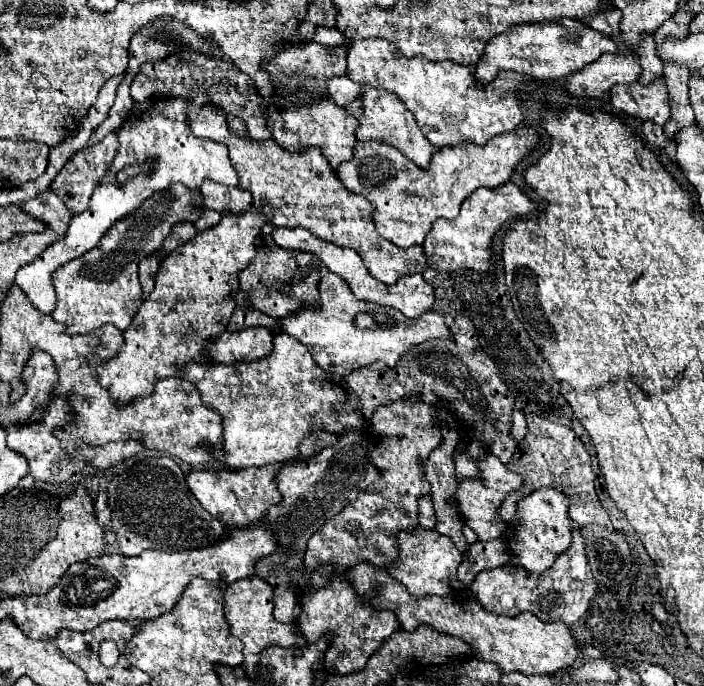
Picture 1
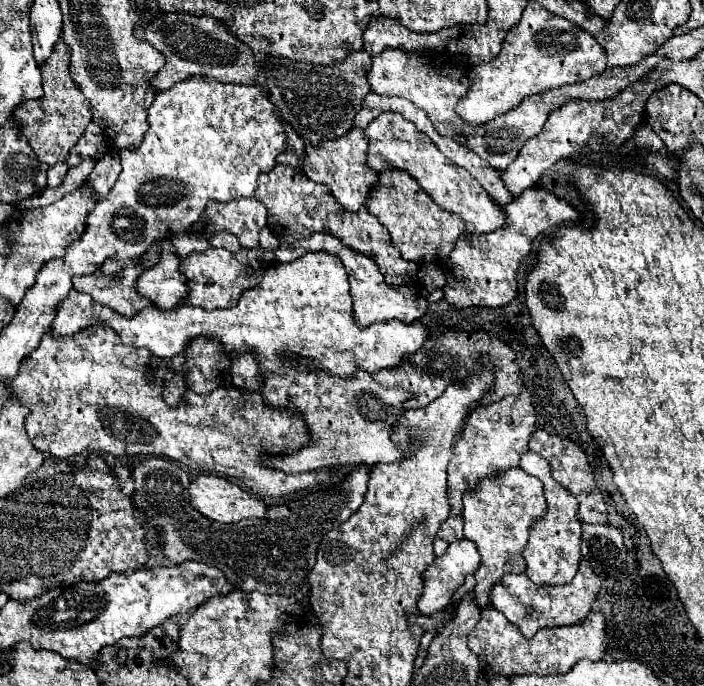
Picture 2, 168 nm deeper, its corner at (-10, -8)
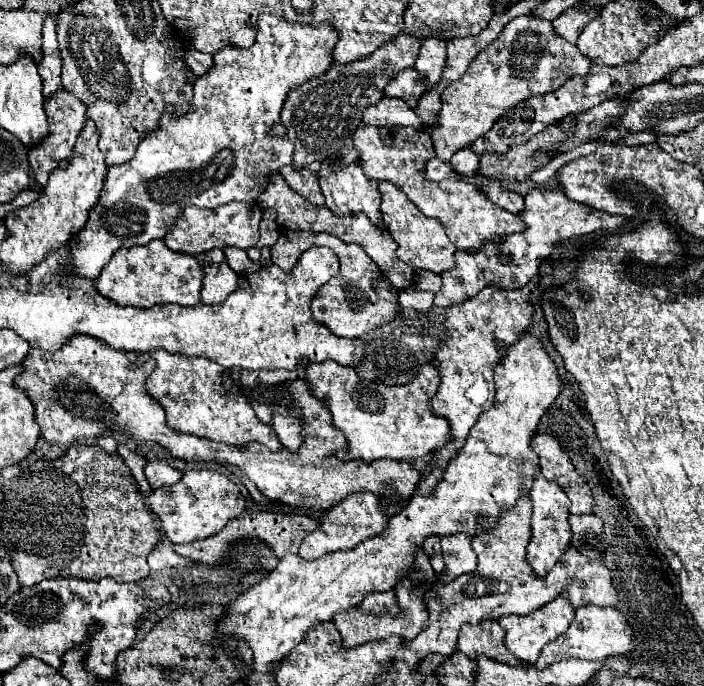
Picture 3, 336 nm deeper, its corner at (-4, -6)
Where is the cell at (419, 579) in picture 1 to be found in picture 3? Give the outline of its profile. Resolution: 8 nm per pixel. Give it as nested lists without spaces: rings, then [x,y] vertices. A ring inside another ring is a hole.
[[[458,533],[458,535],[442,537],[440,543],[442,543],[442,557],[446,561],[446,571],[442,581],[452,581],[464,573],[474,573],[476,553],[470,545],[470,537],[464,537],[464,533]]]

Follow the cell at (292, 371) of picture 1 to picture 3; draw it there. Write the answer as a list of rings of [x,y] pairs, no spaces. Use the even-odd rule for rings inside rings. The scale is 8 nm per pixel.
[[[334,361],[320,365],[310,363],[306,369],[304,379],[310,383],[310,393],[326,401],[334,417],[334,425],[344,431],[348,439],[348,451],[336,453],[344,461],[362,459],[364,463],[372,463],[382,457],[412,461],[430,455],[436,447],[444,447],[444,443],[452,439],[448,421],[430,409],[430,399],[440,387],[440,371],[434,363],[424,363],[418,375],[402,387],[360,381],[352,367],[338,365]]]

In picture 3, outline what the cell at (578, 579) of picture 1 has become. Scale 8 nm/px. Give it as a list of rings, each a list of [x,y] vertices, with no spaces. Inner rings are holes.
[[[562,595],[562,597],[550,601],[548,605],[544,605],[542,609],[538,609],[538,611],[526,615],[526,617],[506,615],[506,617],[500,617],[498,623],[500,623],[500,627],[506,631],[506,637],[504,637],[506,649],[508,649],[514,657],[518,657],[520,661],[532,665],[532,663],[536,663],[536,659],[538,659],[542,647],[544,647],[546,643],[550,643],[552,639],[556,639],[560,633],[564,633],[564,631],[568,629],[568,625],[570,625],[572,619],[574,619],[574,609],[570,607],[568,597]]]

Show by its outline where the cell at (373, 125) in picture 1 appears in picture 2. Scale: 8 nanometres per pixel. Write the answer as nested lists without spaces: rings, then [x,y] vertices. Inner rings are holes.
[[[386,111],[374,119],[364,129],[364,135],[368,137],[368,167],[374,171],[384,169],[402,169],[410,173],[422,189],[446,211],[460,215],[466,221],[466,233],[490,233],[504,225],[504,213],[494,199],[482,189],[482,185],[476,183],[470,173],[458,165],[454,165],[446,155],[438,151],[438,147],[430,141],[430,137],[414,127],[408,119],[404,119],[398,113]]]

